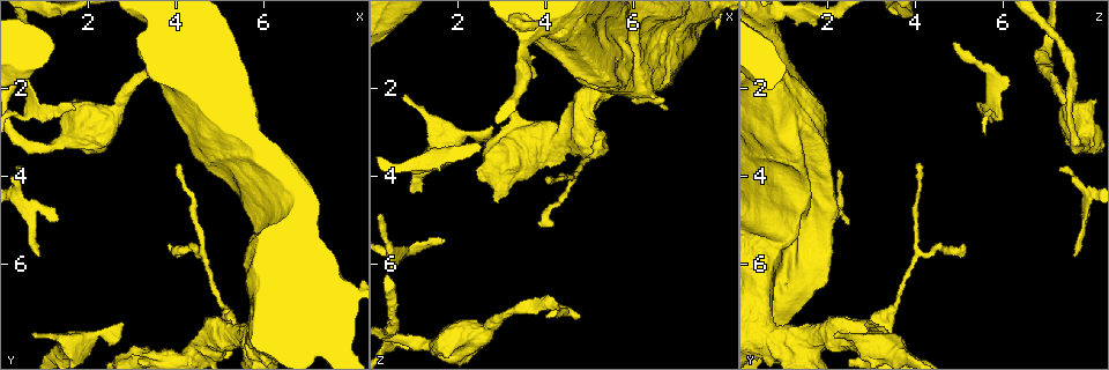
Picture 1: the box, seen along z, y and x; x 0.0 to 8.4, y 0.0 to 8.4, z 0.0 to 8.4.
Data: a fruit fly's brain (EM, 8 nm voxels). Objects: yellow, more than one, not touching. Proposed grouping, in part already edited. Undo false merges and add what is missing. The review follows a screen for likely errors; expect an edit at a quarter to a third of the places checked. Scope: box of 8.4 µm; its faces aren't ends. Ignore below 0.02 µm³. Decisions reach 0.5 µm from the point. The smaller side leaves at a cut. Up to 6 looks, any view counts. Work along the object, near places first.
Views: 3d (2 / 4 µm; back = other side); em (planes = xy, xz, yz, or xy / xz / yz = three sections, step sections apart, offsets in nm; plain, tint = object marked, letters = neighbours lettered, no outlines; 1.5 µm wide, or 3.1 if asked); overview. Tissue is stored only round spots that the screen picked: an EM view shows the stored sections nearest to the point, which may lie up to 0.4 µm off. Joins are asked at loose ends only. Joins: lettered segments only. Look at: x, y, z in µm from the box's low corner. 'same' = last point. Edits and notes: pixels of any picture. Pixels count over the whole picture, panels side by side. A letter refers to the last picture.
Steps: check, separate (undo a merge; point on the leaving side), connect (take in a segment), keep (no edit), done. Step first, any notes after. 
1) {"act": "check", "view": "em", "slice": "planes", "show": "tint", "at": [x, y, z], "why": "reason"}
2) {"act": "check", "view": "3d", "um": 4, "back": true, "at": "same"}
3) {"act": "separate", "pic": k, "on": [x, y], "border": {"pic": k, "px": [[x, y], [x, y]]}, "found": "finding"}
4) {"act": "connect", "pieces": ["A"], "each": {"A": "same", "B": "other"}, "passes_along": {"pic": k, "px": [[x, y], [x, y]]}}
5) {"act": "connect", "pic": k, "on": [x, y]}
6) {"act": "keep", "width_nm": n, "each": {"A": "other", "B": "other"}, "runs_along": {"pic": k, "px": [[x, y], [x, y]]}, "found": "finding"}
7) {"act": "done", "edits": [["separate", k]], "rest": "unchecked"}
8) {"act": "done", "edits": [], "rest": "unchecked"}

{"act": "check", "view": "3d", "um": 2, "at": [4.20, 5.75, 5.10], "why": "branch stops here"}

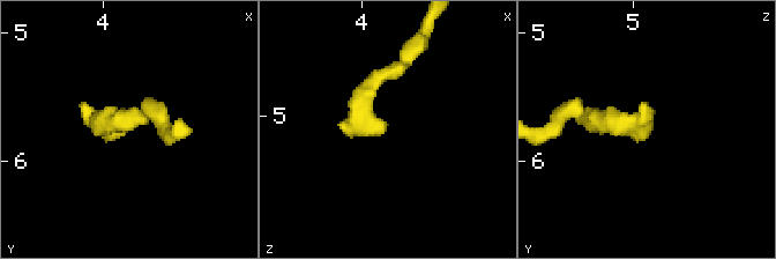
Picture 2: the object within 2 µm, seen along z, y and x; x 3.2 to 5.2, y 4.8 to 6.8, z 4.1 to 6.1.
{"act": "check", "view": "em", "slice": "planes", "show": "letters", "at": [4.20, 5.74, 5.10], "why": "need the tissue"}

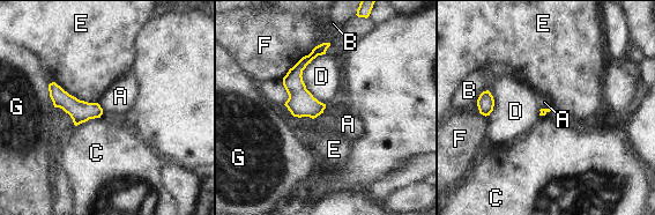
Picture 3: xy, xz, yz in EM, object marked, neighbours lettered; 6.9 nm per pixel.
{"act": "keep", "each": {"A": "other", "B": "other", "C": "other", "D": "other", "E": "other", "F": "other", "G": "other"}, "found": "no lettered segment goes on from it"}

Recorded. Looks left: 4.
{"act": "check", "view": "em", "slice": "planes", "show": "tint", "at": [0.85, 2.50, 5.75], "why": "a fork"}

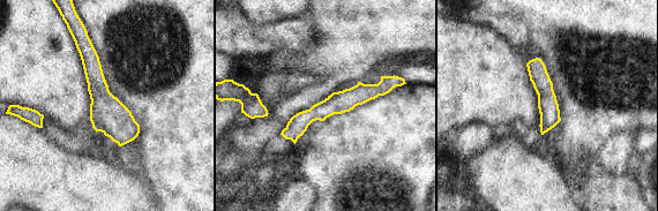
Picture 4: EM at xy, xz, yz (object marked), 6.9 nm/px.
{"act": "check", "view": "em", "slice": "planes", "show": "letters", "at": "same", "why": "see the neighbours"}

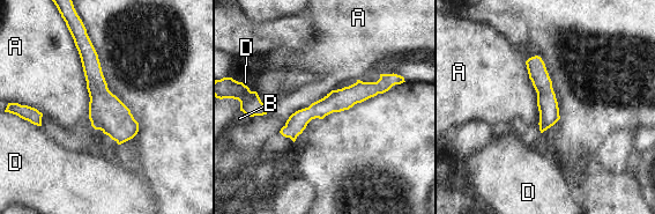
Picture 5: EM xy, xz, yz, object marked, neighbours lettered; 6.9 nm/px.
{"act": "keep", "longest_contact_nm": ["A", 700], "each": {"A": "other", "B": "other", "D": "other"}, "found": "continuous, no second neuron"}

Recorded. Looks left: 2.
{"act": "check", "view": "em", "slice": "xz", "step": 4, "show": "tint", "at": [0.75, 7.60, 2.10], "why": "thin end"}

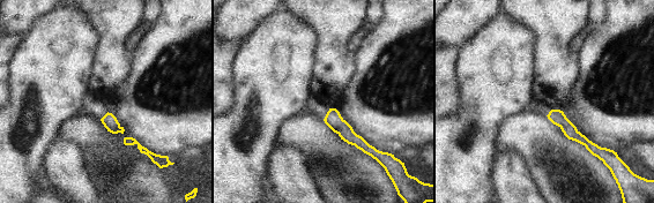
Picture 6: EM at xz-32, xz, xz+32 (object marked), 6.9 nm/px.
{"act": "check", "view": "em", "slice": "planes", "show": "letters", "at": "same", "why": "cut it another way"}

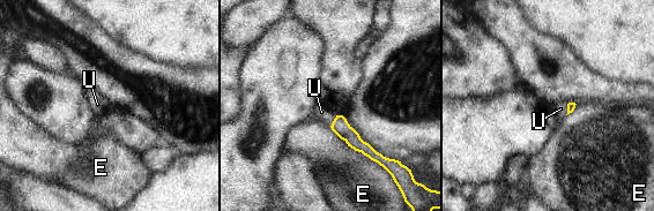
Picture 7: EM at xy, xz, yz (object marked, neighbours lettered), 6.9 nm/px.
{"act": "connect", "pic": 7, "on": [321, 112], "each": {"E": "other", "U": "same"}, "passes_along": {"pic": 7, "px": [[340, 126], [333, 121], [321, 112]]}, "found": "it goes on there"}

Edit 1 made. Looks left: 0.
{"act": "done", "edits": [["connect", 7]], "rest": "unchecked"}

